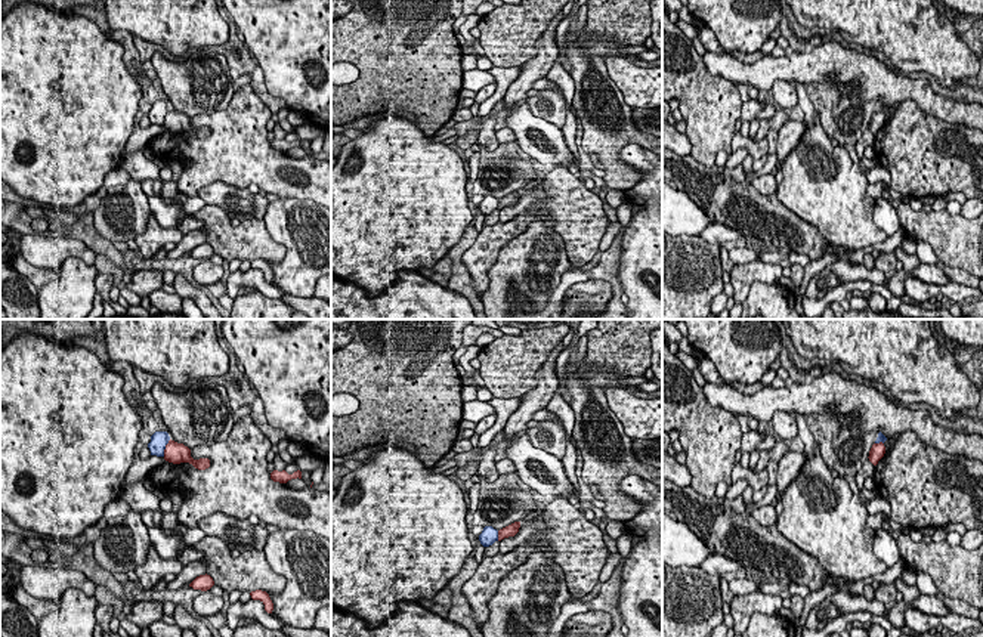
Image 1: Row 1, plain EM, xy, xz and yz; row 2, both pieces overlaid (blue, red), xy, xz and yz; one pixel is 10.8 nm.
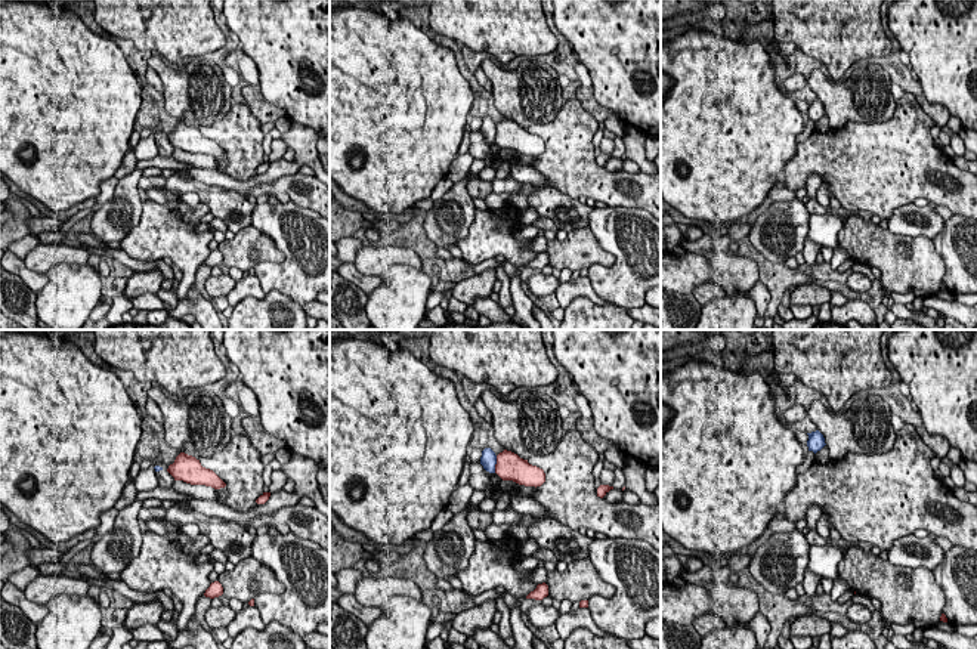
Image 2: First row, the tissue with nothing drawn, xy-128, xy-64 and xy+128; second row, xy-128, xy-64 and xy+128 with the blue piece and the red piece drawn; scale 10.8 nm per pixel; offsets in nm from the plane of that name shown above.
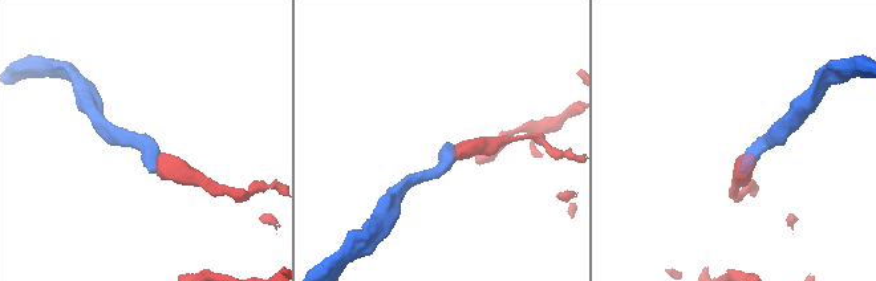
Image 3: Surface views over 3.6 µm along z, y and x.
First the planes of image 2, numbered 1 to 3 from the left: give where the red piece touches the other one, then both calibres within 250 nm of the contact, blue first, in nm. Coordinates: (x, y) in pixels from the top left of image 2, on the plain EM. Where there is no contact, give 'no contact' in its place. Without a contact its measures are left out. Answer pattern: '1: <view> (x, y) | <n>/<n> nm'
1: no contact
2: xy-64 (495, 132) | 180/300 nm
3: no contact

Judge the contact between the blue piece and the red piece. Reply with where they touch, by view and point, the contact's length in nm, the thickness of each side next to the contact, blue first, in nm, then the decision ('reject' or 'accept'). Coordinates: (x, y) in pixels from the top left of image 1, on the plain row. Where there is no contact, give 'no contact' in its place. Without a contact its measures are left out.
xy (164, 117) | 200 nm | 190/240 nm | reject

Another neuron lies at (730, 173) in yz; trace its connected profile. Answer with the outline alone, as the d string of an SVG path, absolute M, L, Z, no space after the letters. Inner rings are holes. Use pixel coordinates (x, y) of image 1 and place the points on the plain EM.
M662 146L662 179L670 179L687 194L712 223L739 231L745 238L755 236L766 242L773 232L785 250L810 260L850 251L828 242L816 226L786 208L776 194L761 195L746 180L742 164L707 167L692 155L680 157Z

